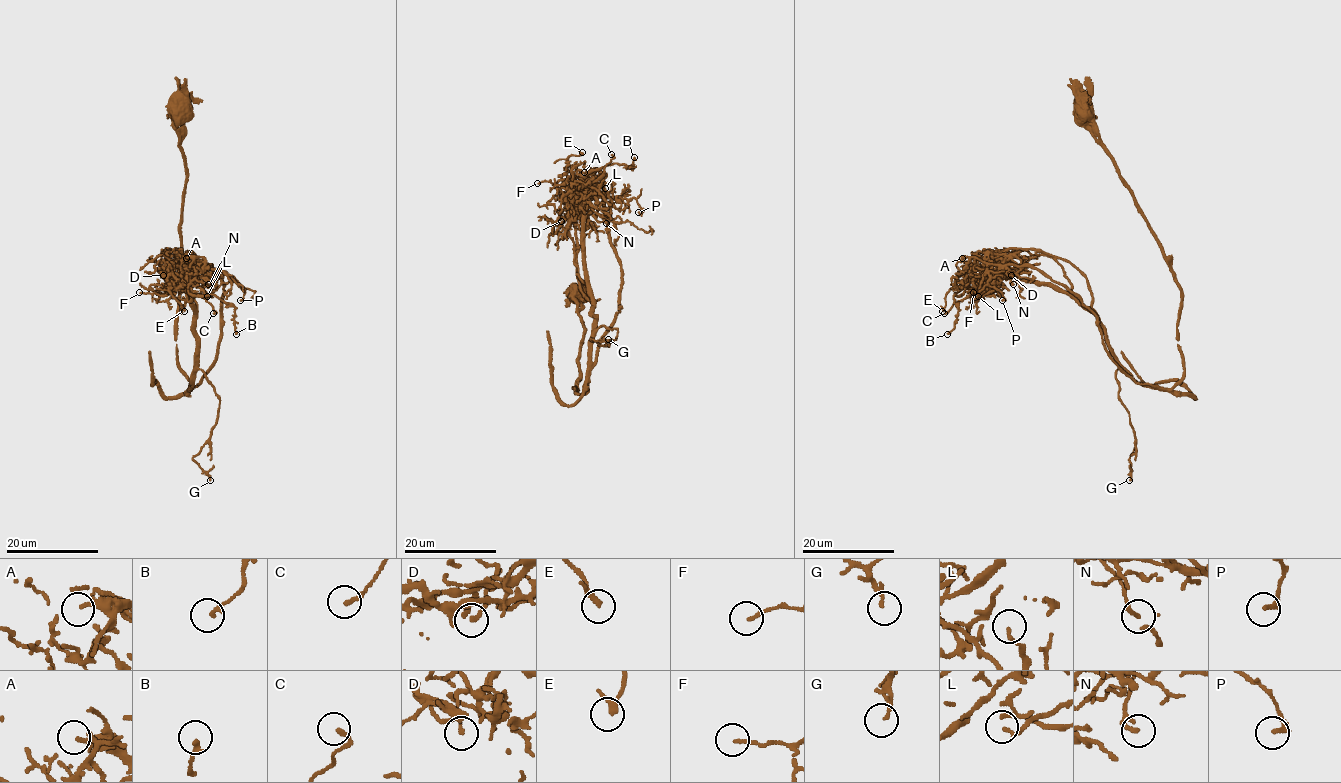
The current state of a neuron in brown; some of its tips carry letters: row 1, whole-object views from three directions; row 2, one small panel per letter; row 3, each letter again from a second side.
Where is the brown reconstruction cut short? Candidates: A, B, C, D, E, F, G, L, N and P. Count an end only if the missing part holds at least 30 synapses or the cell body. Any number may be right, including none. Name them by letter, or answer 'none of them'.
none of them

